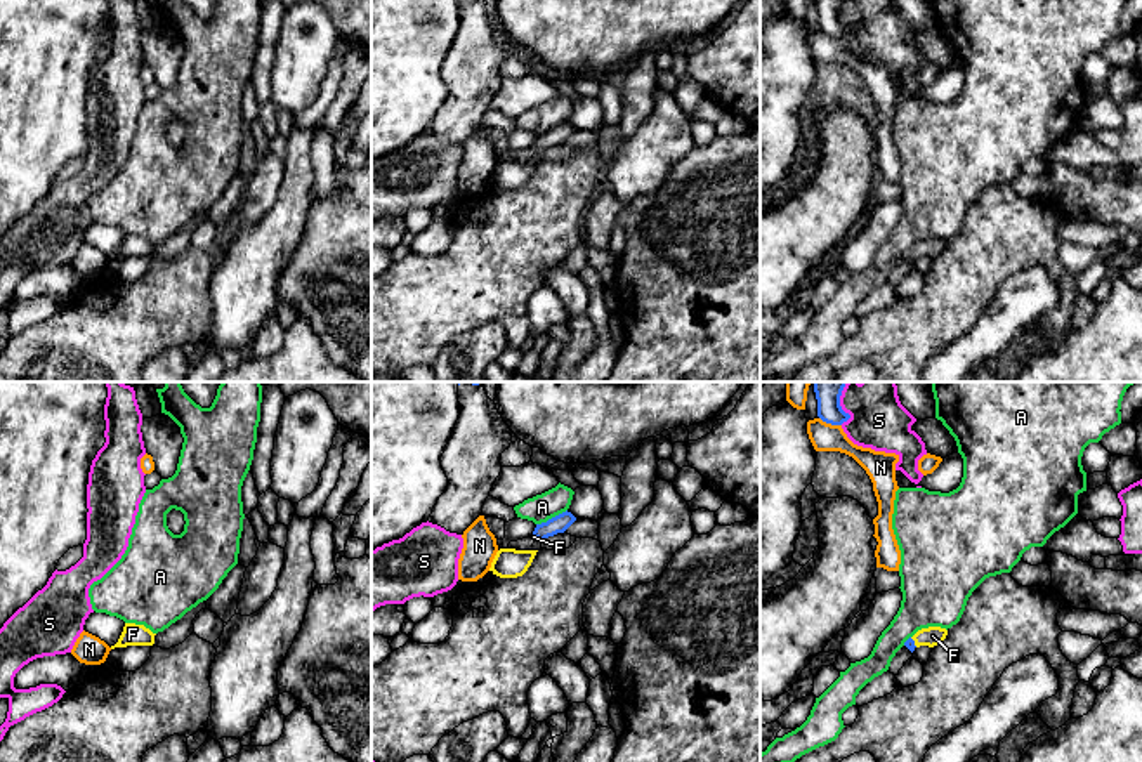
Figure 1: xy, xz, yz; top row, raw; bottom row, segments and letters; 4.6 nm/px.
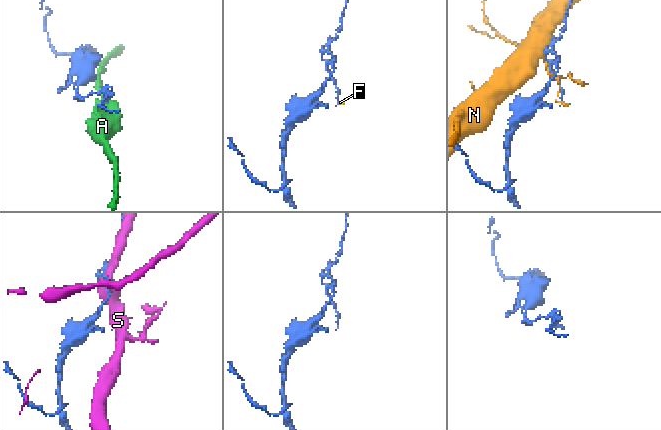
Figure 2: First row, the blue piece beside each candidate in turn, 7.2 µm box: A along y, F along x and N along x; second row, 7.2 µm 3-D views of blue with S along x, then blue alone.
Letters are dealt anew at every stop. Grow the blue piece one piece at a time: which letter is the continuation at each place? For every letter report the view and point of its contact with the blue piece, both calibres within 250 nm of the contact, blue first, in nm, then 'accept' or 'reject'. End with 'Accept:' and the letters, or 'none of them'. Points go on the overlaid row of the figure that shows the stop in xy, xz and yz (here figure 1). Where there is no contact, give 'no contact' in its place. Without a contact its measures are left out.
A: meets blue in xz at (552, 518); 80 nm thick on the blue side, 130 nm on the other; reject
F: meets blue in yz at (913, 643); 50 nm thick on the blue side, 90 nm on the other; accept
N: meets blue in yz at (830, 422); 140 nm thick on the blue side, 130 nm on the other; reject
S: meets blue in yz at (839, 405); 140 nm thick on the blue side, 260 nm on the other; reject
Accept: F

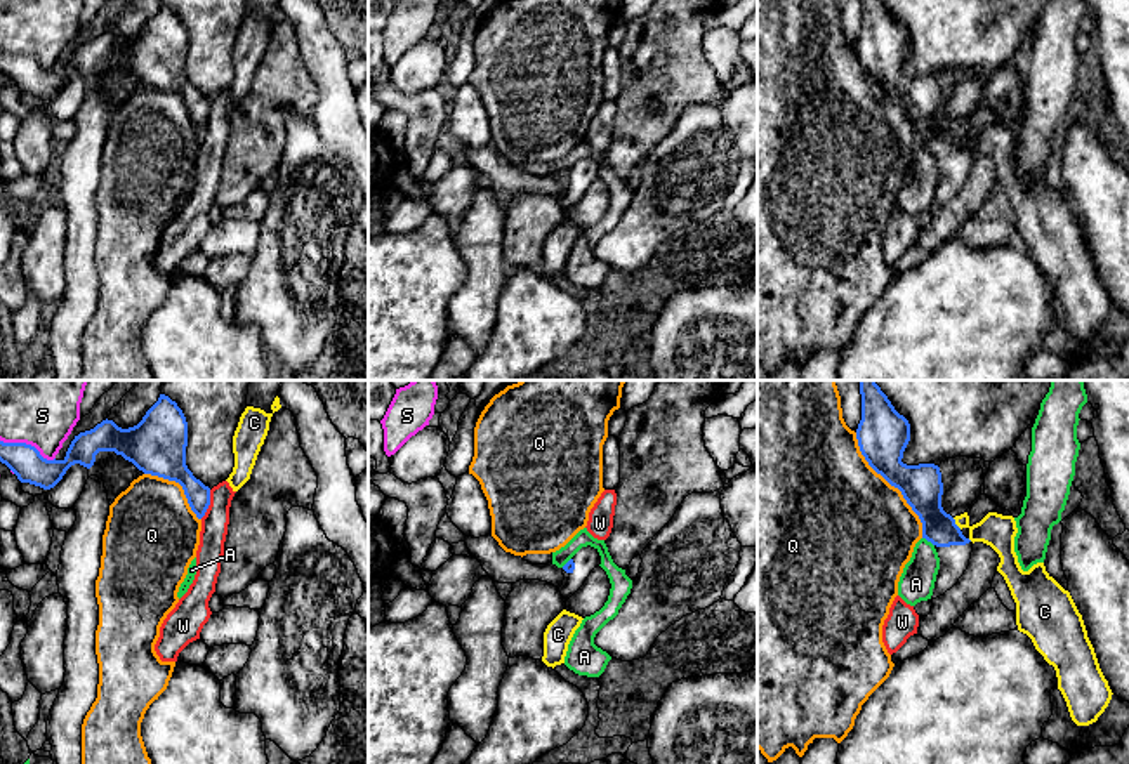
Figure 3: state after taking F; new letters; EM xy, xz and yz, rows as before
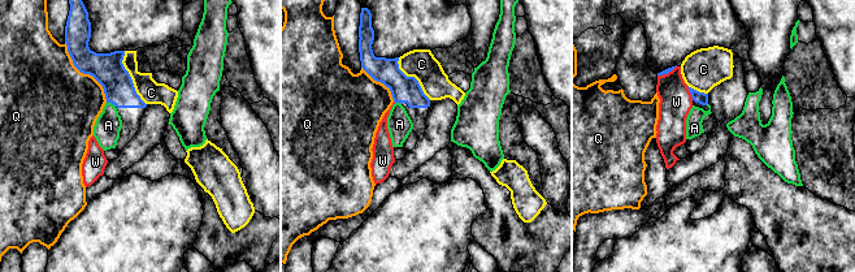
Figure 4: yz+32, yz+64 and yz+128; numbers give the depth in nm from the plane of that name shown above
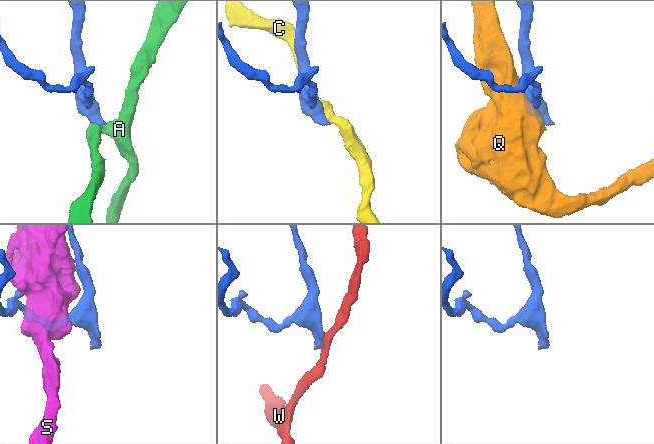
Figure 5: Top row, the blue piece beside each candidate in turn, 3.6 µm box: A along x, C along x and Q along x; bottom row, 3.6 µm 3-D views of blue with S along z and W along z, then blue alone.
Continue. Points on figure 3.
A: meets blue in yz at (928, 540); 190 nm thick on the blue side, 160 nm on the other; reject
C: meets blue in yz at (954, 523); 190 nm thick on the blue side, 160 nm on the other; reject
Q: meets blue in yz at (891, 485); 240 nm thick on the blue side, 500 nm on the other; reject
S: meets blue in xy at (28, 445); 160 nm thick on the blue side, 380 nm on the other; reject
W: meets blue in xy at (209, 504); 130 nm thick on the blue side, 130 nm on the other; reject
Accept: none of them

